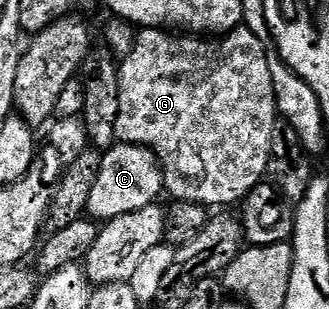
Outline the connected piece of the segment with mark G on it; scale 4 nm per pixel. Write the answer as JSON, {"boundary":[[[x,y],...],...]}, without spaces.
{"boundary":[[[239,25],[234,28],[233,31],[227,31],[221,37],[191,37],[186,33],[171,33],[166,29],[151,30],[142,29],[137,32],[134,40],[134,48],[128,54],[126,59],[121,60],[118,68],[118,88],[120,89],[120,113],[116,117],[116,125],[114,126],[114,137],[118,143],[130,143],[134,147],[147,147],[149,151],[152,151],[159,161],[159,164],[167,176],[178,175],[178,179],[182,182],[182,193],[180,193],[183,200],[190,200],[193,203],[198,203],[200,206],[207,209],[230,209],[235,205],[241,204],[245,200],[246,196],[253,191],[257,183],[263,182],[266,175],[266,166],[270,160],[270,146],[272,145],[272,129],[276,125],[276,121],[280,118],[278,113],[278,106],[276,105],[276,97],[274,96],[274,90],[272,89],[272,72],[268,70],[268,57],[266,56],[268,47],[267,44],[260,41],[260,37],[256,37],[256,33],[252,33],[244,25]]]}

